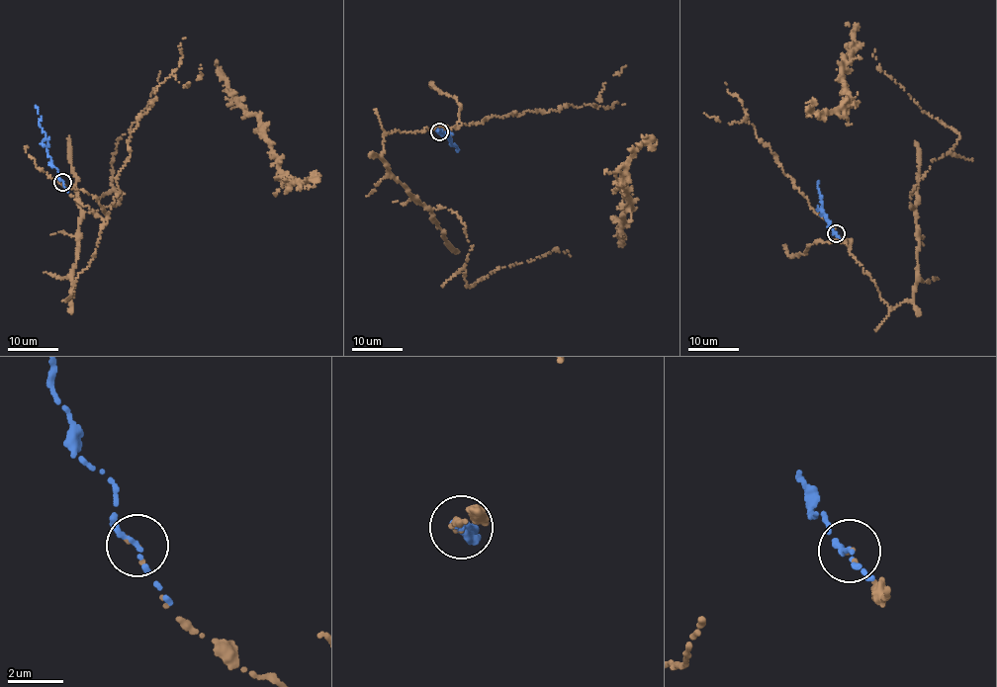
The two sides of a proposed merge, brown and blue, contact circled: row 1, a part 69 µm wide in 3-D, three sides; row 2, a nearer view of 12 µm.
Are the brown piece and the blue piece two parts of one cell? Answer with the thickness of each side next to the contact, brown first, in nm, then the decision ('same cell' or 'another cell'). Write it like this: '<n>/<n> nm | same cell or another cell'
160/220 nm | same cell

